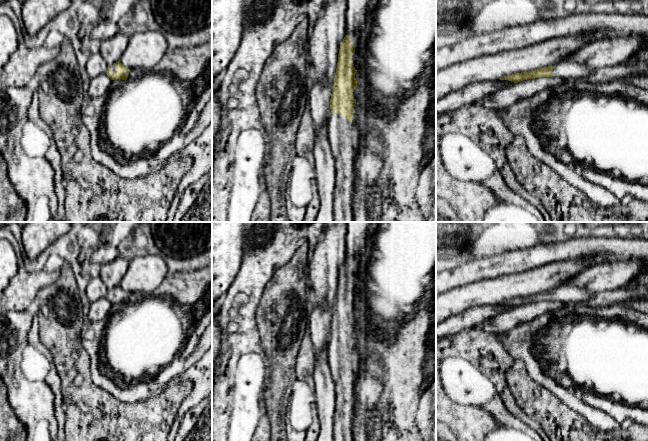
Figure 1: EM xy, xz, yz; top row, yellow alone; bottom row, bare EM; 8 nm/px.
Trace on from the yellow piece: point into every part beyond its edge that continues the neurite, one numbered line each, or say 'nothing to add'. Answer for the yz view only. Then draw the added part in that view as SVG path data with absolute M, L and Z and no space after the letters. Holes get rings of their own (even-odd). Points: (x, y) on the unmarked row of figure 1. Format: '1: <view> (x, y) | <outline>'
1: yz (565, 293) | M559 286L553 290L552 297L560 302L580 302L588 300L595 292L577 286Z

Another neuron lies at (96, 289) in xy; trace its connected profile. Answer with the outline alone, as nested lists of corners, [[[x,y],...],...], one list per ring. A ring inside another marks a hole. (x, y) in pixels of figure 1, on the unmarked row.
[[[100,276],[91,278],[86,287],[87,297],[91,302],[107,297],[108,288],[101,280]]]

